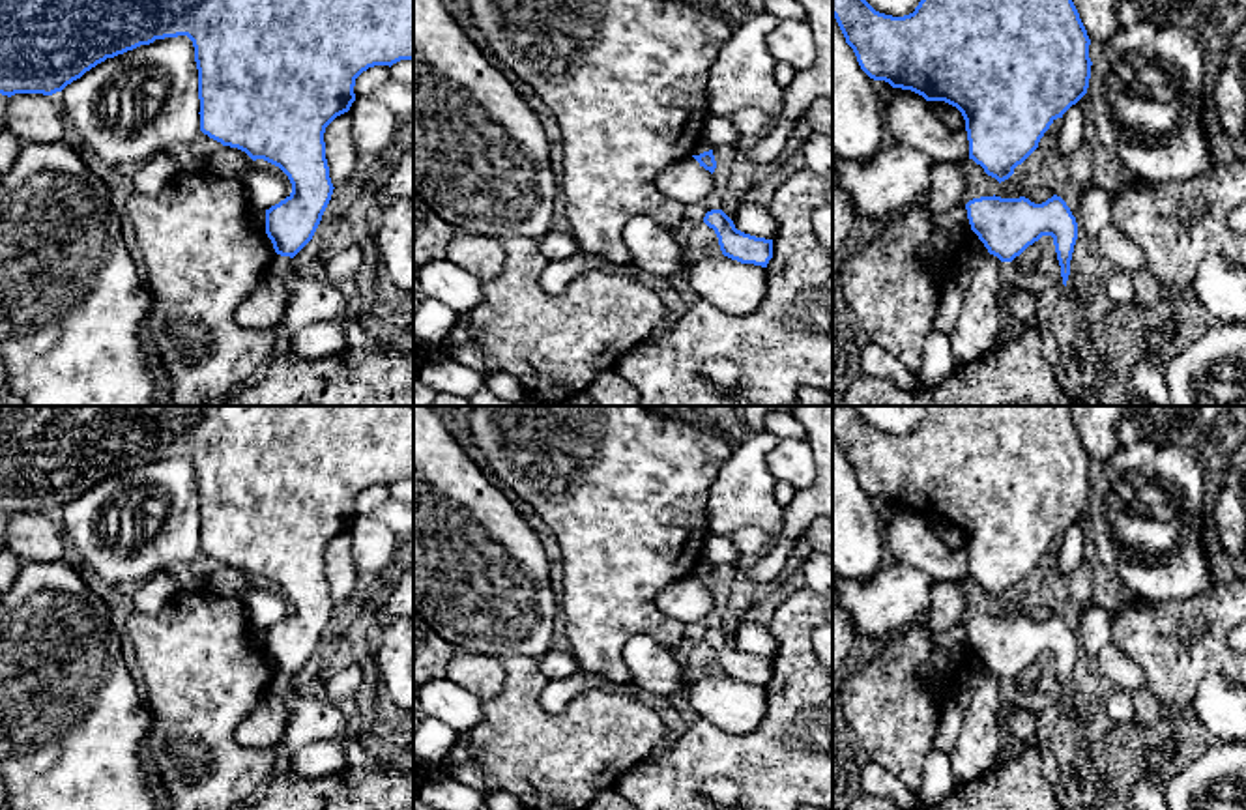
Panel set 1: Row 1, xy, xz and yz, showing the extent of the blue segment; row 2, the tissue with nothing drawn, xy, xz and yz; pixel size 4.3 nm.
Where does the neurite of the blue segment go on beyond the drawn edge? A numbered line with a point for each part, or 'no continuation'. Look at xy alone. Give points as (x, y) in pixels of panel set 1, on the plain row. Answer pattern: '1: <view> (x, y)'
no continuation

